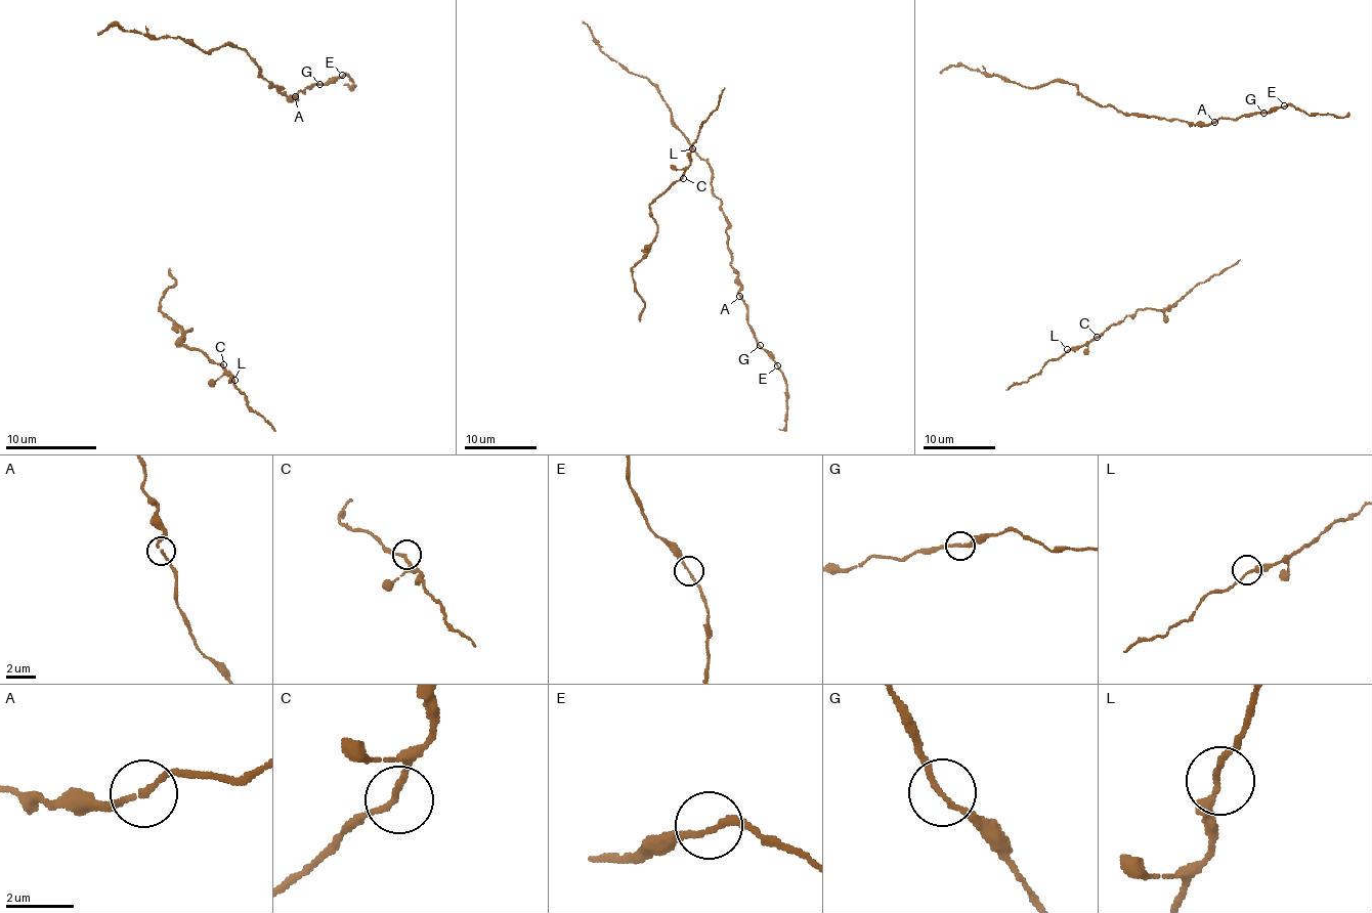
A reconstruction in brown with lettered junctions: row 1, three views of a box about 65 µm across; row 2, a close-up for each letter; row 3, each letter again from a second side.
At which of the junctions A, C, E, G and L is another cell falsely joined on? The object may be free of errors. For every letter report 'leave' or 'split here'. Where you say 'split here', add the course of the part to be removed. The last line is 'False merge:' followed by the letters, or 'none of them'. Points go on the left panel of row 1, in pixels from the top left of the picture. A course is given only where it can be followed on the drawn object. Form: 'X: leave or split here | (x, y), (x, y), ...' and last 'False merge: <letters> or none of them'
A: leave
C: leave
E: leave
G: leave
L: leave
False merge: none of them

